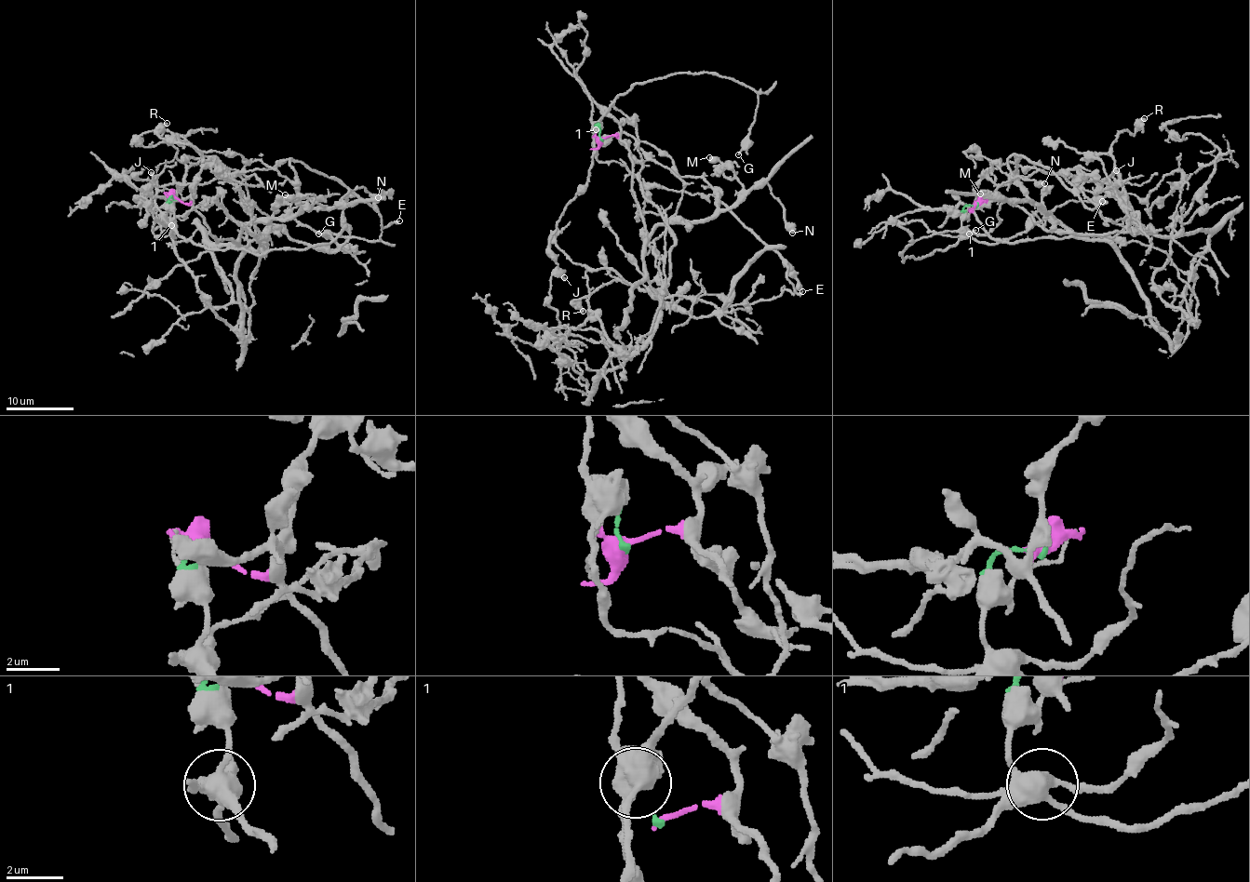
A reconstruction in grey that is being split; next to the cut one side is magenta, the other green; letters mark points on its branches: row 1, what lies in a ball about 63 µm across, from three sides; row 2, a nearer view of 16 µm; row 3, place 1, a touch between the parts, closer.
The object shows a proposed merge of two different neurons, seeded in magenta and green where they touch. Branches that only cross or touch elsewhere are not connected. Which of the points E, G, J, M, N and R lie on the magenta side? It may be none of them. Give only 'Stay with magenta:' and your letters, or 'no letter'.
Stay with magenta: E, M, N, R

